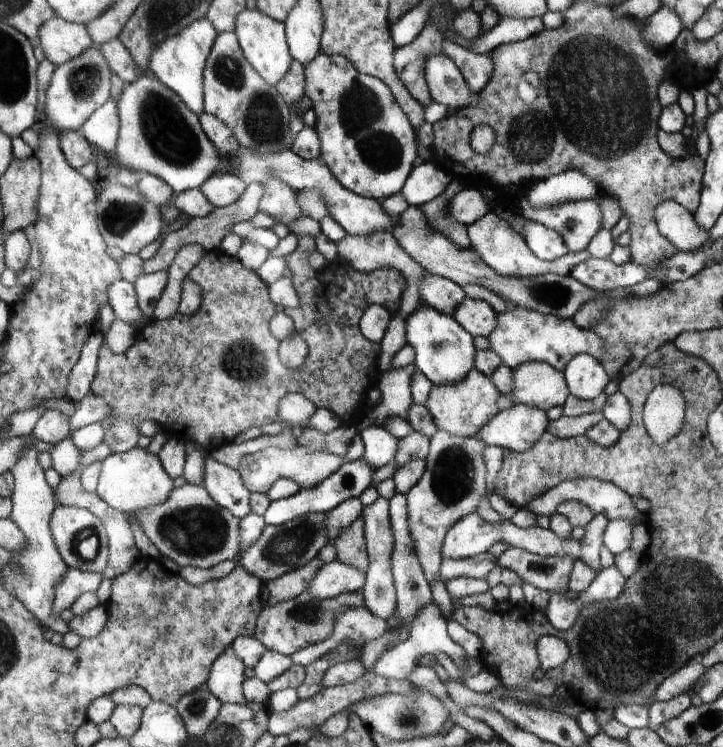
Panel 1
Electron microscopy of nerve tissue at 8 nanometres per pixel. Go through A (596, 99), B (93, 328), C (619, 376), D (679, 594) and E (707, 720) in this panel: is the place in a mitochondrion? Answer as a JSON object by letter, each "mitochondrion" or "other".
{"A":"mitochondrion","B":"other","C":"other","D":"mitochondrion","E":"mitochondrion"}

